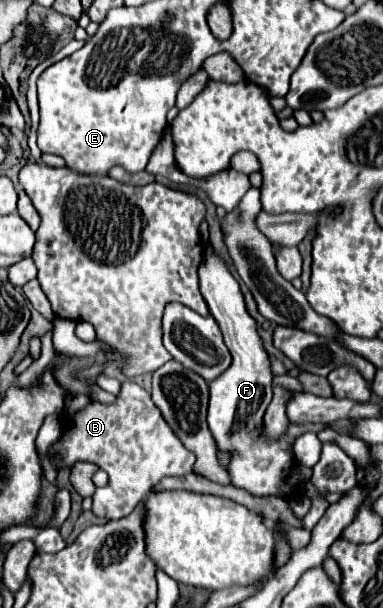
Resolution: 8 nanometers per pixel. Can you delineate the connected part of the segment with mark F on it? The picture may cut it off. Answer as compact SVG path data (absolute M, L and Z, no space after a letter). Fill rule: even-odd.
M210 243L206 245L204 257L198 265L198 283L200 283L200 293L206 299L212 317L218 321L220 331L224 335L224 343L226 343L230 355L232 355L232 365L228 367L228 371L224 371L224 375L220 375L218 379L214 379L210 383L210 403L208 403L208 417L206 417L208 427L212 431L220 451L228 451L232 455L230 461L228 461L228 467L226 467L226 471L230 475L230 485L238 487L238 489L244 489L254 497L270 497L270 495L282 497L282 499L298 497L298 495L302 495L302 489L288 483L288 477L294 469L294 453L292 453L294 441L300 435L304 435L306 431L320 433L324 429L328 429L328 425L324 425L324 423L302 423L302 425L290 423L288 431L278 439L270 439L270 437L264 435L264 413L266 413L266 407L272 399L272 377L274 377L272 369L270 369L270 359L268 359L268 353L264 349L262 337L258 333L256 321L250 317L250 313L246 309L246 303L244 303L238 281L232 277L226 261L216 255L216 251Z

